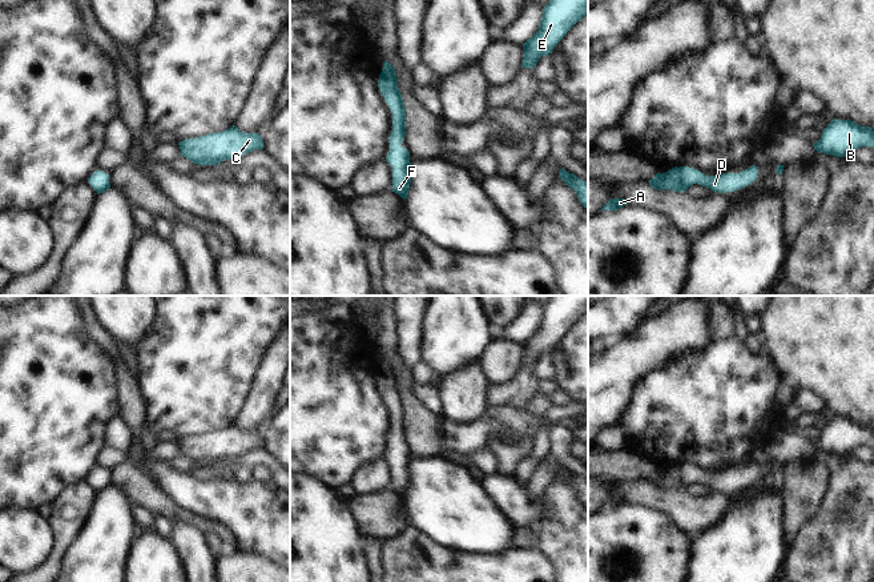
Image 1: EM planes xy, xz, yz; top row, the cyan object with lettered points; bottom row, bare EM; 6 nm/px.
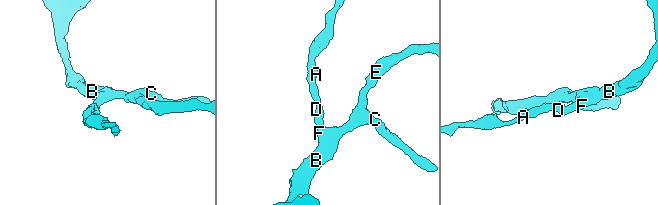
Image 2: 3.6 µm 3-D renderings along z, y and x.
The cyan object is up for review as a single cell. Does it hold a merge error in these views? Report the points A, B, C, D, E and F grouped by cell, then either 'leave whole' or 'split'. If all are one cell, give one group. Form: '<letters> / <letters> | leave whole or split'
A B C D E F | leave whole

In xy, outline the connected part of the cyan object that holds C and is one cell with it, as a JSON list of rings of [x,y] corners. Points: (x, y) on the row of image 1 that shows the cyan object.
[[[235,125],[223,132],[186,139],[178,145],[181,156],[198,165],[219,165],[223,160],[237,160],[251,150],[263,149],[258,133],[241,132]]]

